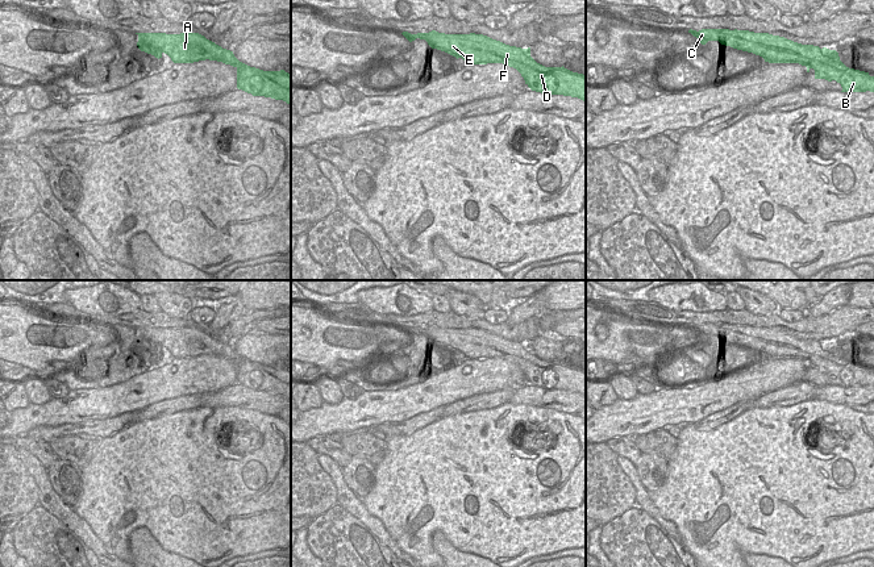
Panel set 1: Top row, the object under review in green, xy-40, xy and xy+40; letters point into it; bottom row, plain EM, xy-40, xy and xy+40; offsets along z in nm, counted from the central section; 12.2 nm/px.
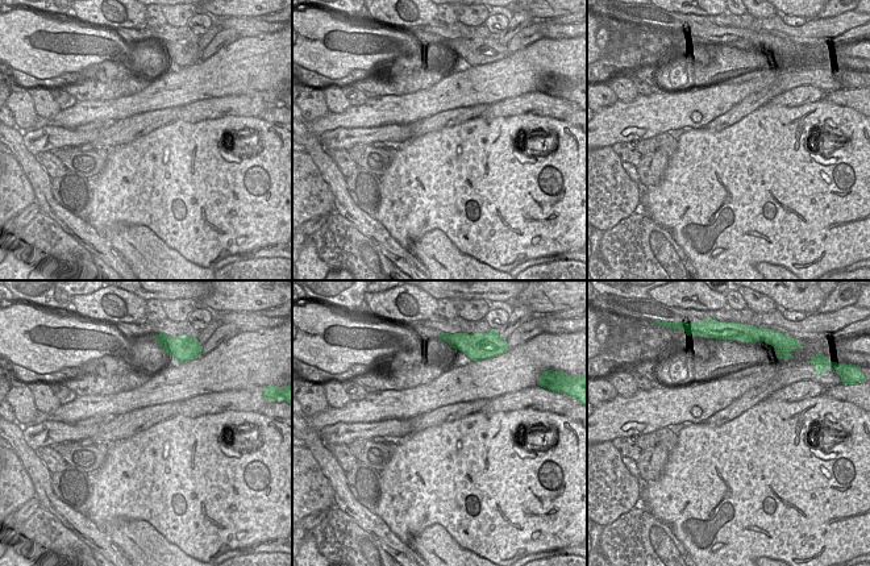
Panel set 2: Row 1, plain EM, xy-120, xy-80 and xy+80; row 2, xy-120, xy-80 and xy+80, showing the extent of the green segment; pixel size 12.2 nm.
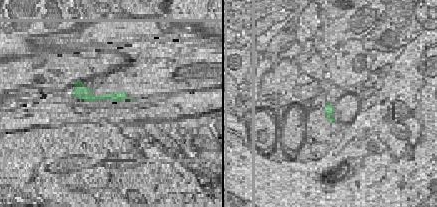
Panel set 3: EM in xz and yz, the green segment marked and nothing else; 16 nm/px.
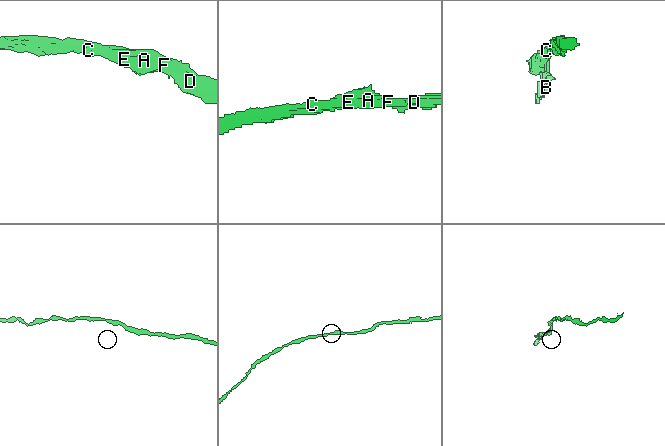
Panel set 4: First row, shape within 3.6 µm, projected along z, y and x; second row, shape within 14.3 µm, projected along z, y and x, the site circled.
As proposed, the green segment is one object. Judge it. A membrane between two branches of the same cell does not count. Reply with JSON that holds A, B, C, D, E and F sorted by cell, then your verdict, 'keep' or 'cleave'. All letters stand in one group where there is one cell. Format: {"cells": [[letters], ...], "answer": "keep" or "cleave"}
{"cells": [["A", "B", "C", "D", "E", "F"]], "answer": "keep"}

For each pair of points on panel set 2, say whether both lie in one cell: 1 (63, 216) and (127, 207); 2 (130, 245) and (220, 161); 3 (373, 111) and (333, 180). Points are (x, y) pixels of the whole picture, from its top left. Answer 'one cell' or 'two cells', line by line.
1: two cells
2: two cells
3: two cells

